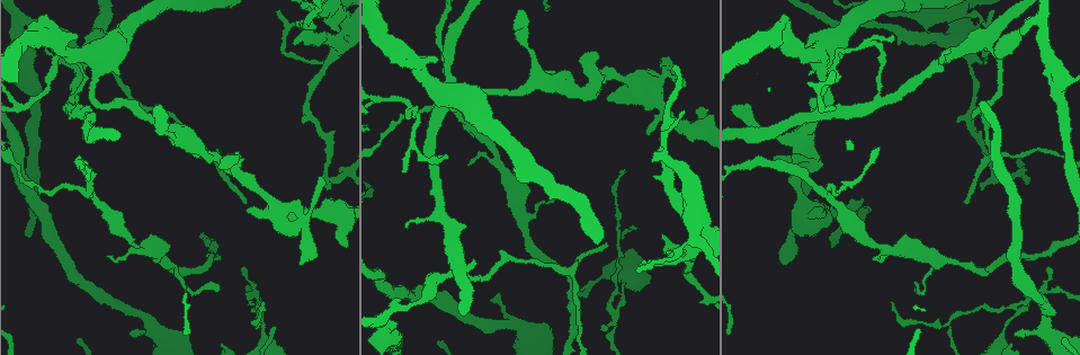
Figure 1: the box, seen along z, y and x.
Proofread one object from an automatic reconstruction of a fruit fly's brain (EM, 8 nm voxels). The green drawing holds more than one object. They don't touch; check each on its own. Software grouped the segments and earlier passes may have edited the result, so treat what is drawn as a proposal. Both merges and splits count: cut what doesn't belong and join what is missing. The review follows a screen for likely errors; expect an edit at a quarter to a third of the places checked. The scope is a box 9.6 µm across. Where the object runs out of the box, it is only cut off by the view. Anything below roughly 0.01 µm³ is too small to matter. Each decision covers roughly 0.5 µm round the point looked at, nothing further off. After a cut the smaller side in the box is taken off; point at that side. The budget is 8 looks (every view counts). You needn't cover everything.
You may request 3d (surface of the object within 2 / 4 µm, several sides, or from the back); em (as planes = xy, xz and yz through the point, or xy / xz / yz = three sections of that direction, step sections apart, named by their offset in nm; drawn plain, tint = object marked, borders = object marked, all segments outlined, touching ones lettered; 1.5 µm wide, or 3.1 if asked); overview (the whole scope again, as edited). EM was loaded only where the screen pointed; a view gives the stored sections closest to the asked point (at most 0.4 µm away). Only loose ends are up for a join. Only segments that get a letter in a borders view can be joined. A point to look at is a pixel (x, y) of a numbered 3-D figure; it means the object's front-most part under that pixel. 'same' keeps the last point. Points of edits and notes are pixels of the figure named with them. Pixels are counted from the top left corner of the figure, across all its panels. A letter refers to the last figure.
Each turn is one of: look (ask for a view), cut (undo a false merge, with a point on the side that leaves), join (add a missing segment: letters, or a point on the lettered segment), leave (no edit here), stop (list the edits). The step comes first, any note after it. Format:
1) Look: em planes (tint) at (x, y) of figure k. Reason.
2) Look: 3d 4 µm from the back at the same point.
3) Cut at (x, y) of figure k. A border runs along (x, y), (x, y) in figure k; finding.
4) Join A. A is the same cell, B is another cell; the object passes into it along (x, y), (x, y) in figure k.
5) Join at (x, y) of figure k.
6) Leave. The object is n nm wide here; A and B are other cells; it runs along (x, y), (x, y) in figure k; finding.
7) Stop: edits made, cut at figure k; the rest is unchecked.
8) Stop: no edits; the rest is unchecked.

Look: em planes (borders) at (528, 47) of figure 1. Narrows sharply.

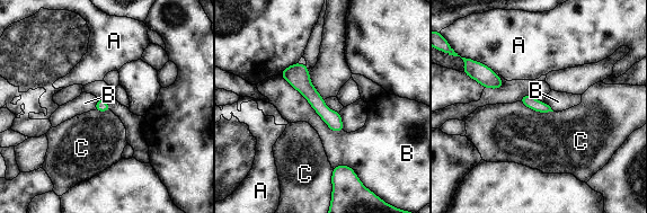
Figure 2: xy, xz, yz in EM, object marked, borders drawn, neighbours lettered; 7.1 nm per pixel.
Leave. A, B and C are other cells; continuous, no second neuron.

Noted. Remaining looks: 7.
Look: 3d 2 µm at (402, 172) of figure 1. Thin end.

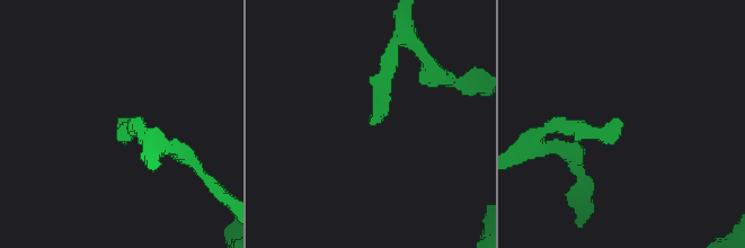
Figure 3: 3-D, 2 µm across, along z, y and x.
Look: em yz step 8 (tint) at (117, 122) of figure 3.

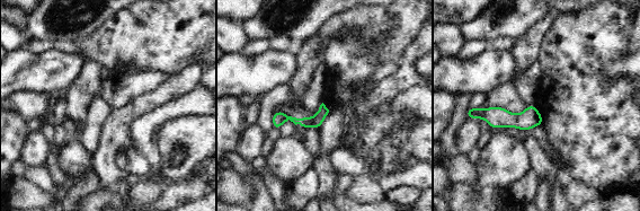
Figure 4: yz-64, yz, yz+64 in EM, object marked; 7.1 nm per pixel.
Look: em planes (borders) at the same point. Another direction.

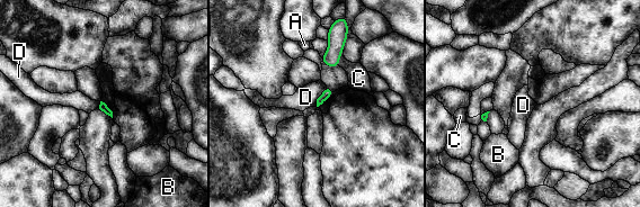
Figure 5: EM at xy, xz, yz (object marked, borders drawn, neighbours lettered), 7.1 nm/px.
Leave. A, B, C and D are other cells; a border runs along (326, 86), (316, 105) in figure 5; no lettered segment goes on from it.

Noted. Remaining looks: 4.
Look: em planes (borders) at (988, 23) of figure 1. Touches itself.

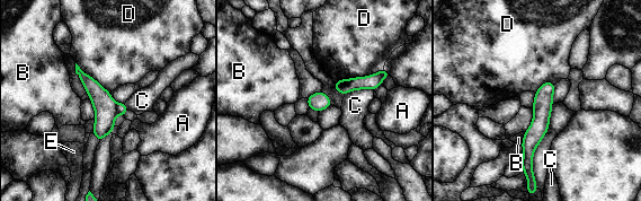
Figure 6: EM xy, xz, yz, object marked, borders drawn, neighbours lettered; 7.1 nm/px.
Cut at (121, 108) of figure 6. The object is 130 nm wide here; A, B, C, D and E are other cells; the part that leaves runs along (381, 76), (371, 82), (336, 86) in figure 6; a second neuron is stuck on.

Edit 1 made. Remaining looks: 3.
Stop: edits made, cut at figure 6; the rest is unchecked.

